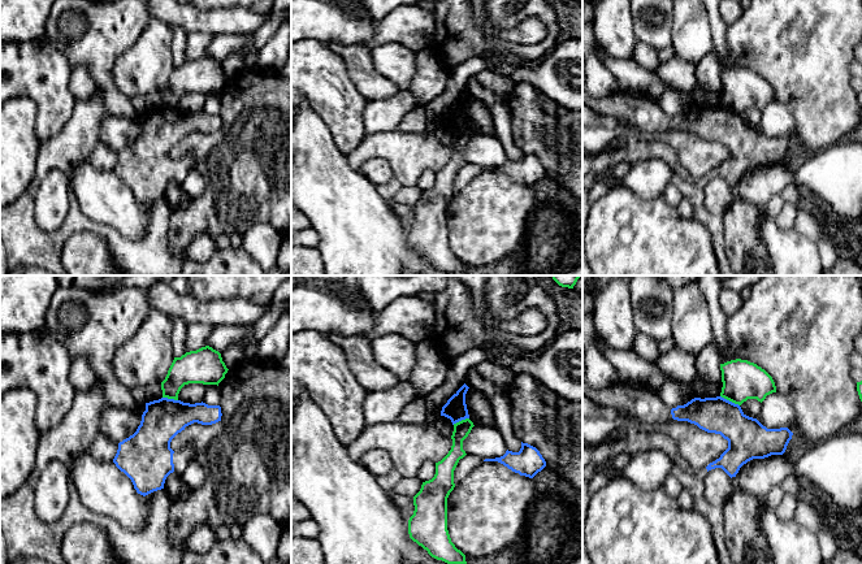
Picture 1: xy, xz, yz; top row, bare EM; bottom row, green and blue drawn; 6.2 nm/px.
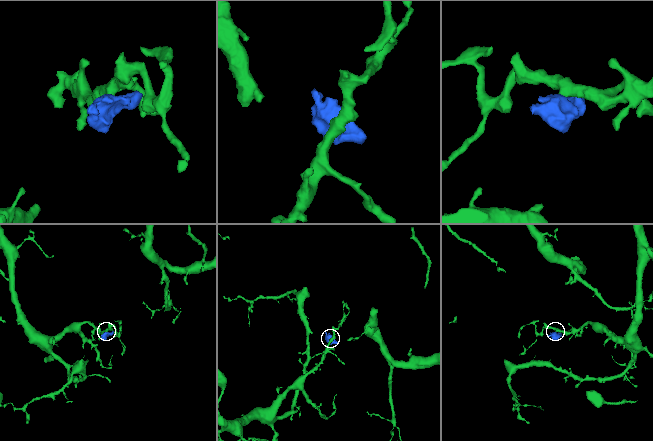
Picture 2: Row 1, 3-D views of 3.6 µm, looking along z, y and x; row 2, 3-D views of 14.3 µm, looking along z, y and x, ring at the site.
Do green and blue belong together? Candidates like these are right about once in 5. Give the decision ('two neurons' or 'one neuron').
two neurons

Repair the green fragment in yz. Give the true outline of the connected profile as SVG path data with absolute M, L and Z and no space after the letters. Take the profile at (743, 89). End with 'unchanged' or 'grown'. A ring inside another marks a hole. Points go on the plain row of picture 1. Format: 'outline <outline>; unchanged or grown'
outline M731 69L720 73L720 105L741 114L748 108L763 110L767 104L776 101L772 86L761 75L748 69Z; unchanged

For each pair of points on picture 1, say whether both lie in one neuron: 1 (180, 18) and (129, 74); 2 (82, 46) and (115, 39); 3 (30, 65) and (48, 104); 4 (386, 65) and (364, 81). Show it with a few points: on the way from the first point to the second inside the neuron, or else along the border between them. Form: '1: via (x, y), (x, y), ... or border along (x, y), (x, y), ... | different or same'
1: border along (152, 17), (168, 24) | different
2: via (90, 39), (107, 39) | same
3: via (37, 74), (37, 81), (48, 95) | same
4: border along (369, 48), (373, 66), (401, 89) | different

